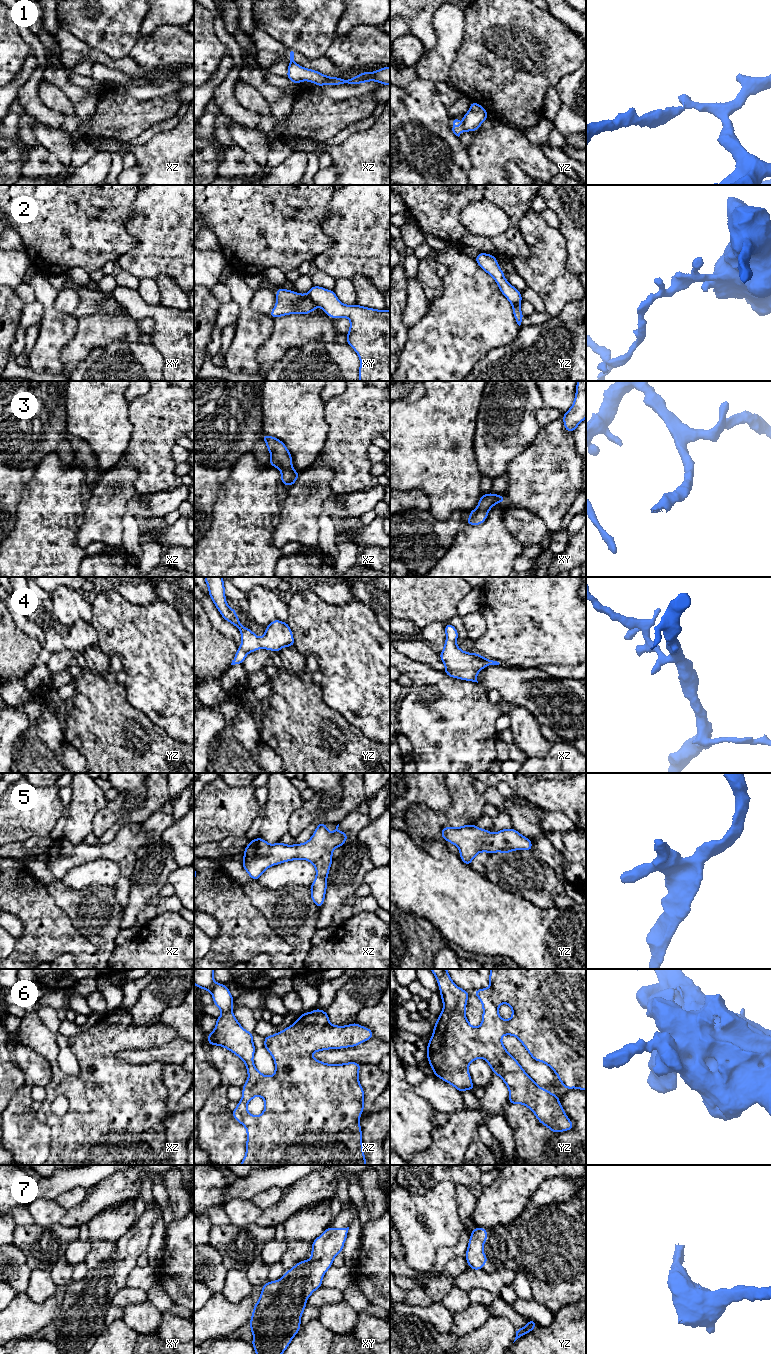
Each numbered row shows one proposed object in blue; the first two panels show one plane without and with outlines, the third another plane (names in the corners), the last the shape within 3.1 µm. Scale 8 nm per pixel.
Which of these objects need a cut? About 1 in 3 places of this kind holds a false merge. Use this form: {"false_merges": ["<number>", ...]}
{"false_merges": ["1", "2"]}

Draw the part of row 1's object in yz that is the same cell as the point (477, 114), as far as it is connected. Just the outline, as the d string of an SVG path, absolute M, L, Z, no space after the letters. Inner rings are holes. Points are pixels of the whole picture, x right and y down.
M472 101L470 103L470 110L463 117L465 131L477 131L487 117L488 113L486 109Z

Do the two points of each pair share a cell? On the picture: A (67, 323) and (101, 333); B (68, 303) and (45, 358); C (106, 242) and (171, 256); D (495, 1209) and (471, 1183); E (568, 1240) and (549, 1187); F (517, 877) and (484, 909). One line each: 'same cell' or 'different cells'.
A: different cells
B: different cells
C: different cells
D: different cells
E: different cells
F: different cells

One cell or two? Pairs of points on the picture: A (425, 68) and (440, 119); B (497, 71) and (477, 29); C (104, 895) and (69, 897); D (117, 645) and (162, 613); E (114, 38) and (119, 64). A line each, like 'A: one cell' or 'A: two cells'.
A: two cells
B: one cell
C: one cell
D: one cell
E: two cells

